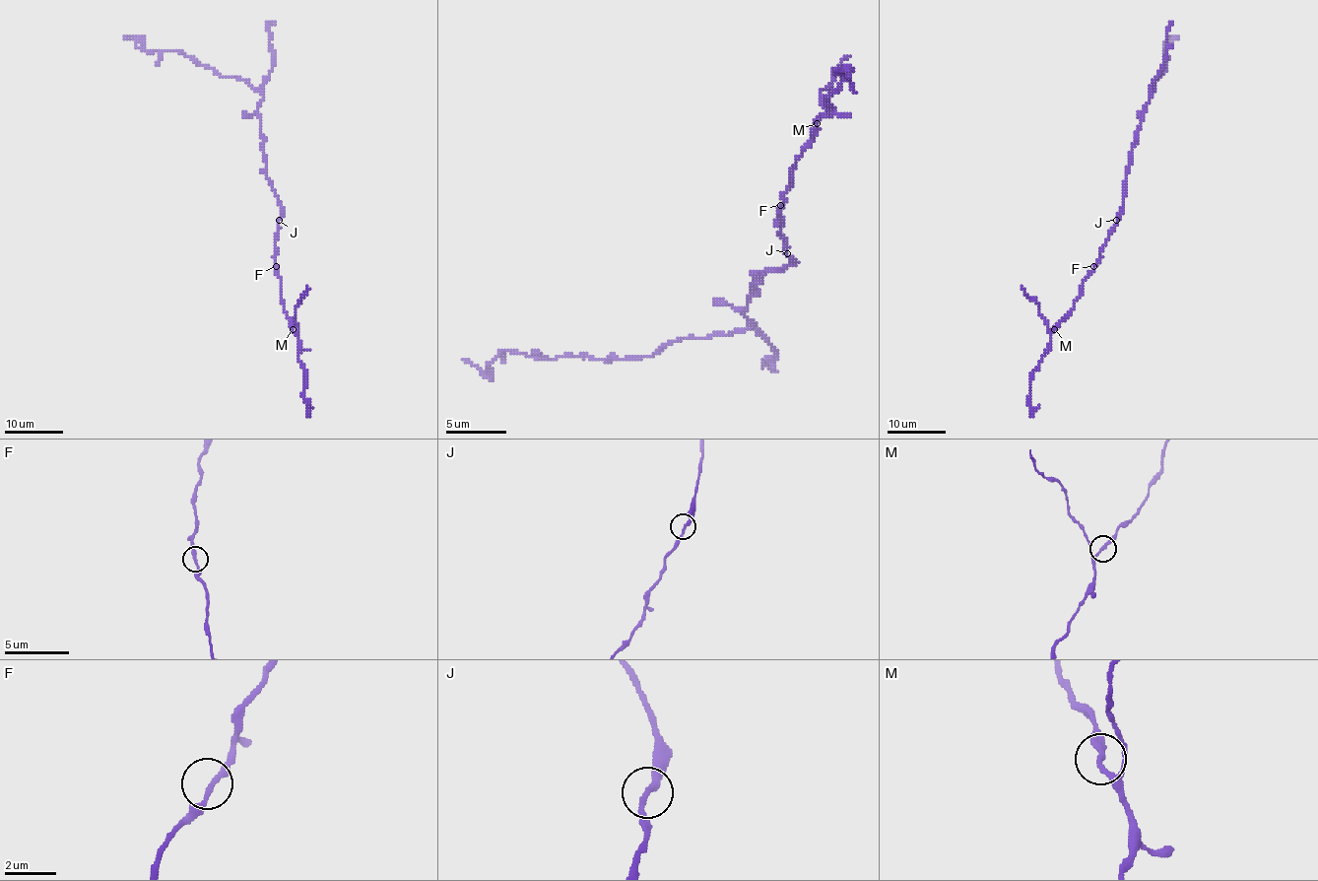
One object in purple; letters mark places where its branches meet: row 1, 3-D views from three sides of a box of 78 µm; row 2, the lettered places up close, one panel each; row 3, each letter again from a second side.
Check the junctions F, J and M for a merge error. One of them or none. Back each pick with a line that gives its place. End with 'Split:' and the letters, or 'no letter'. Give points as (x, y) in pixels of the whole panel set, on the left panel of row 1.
Split: no letter

